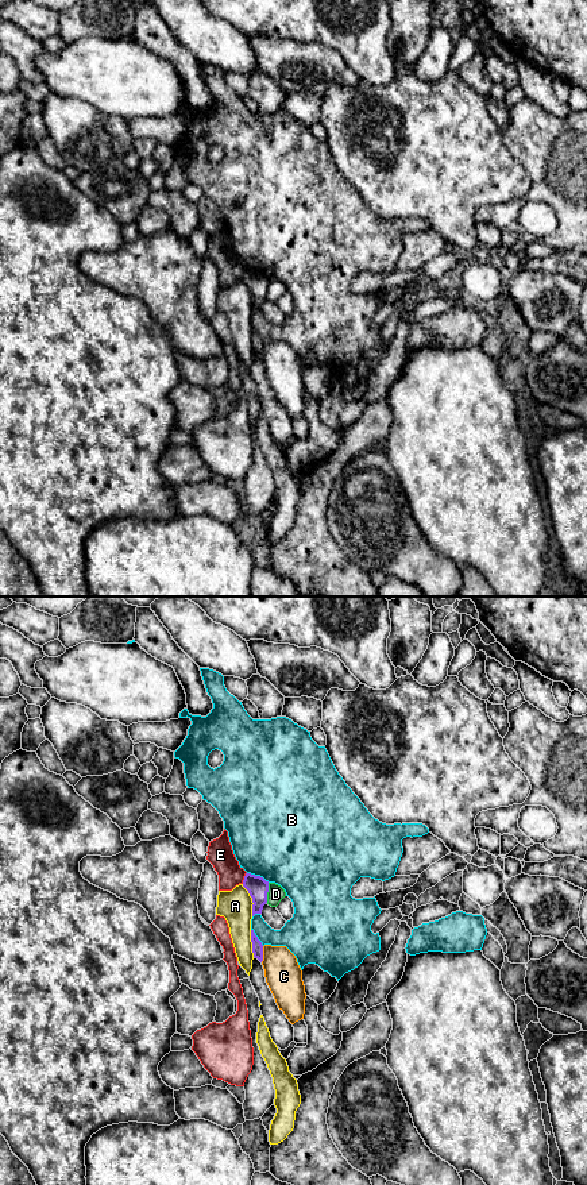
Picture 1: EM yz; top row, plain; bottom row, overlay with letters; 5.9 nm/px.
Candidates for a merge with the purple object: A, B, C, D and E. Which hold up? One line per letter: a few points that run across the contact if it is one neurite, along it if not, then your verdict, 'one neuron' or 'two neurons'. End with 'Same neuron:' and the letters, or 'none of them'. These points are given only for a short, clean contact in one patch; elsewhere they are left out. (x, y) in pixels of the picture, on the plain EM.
A: two neurons
B: two neurons
C: two neurons
D: line yz (269, 278), (266, 297); two neurons
E: two neurons
Same neuron: none of them

